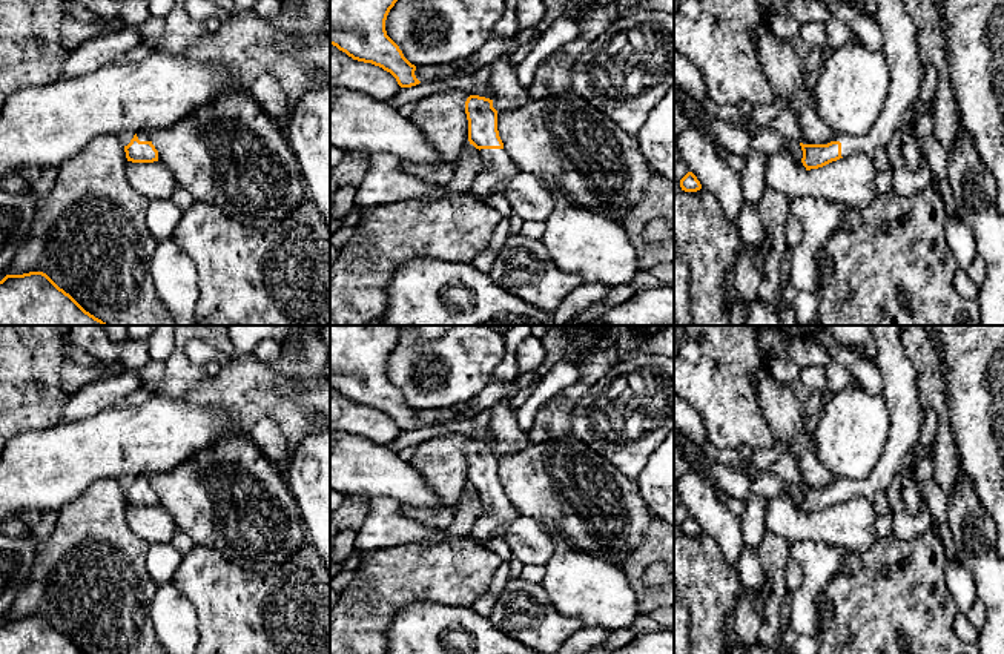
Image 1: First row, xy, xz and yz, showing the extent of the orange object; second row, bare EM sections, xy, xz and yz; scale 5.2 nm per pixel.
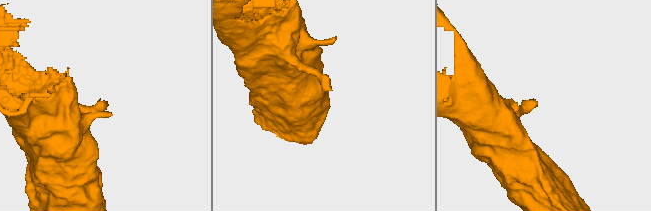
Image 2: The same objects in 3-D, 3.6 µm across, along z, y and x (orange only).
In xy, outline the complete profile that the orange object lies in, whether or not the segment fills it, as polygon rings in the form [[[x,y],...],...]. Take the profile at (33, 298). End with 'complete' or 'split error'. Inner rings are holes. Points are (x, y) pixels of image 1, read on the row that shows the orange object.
[[[46,273],[6,275],[0,281],[0,325],[107,325],[86,312]]]; complete

